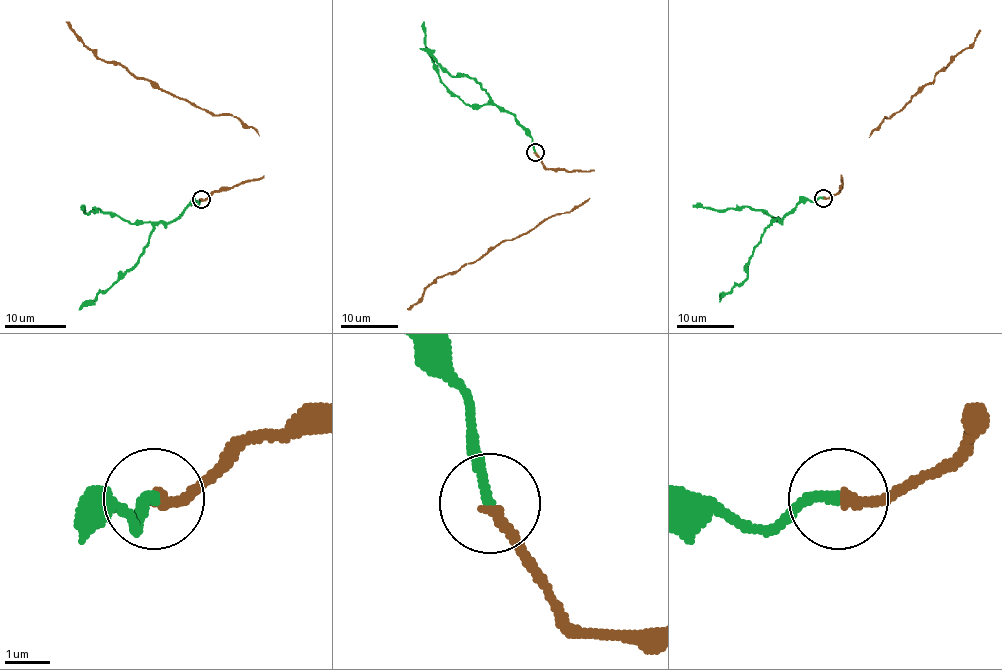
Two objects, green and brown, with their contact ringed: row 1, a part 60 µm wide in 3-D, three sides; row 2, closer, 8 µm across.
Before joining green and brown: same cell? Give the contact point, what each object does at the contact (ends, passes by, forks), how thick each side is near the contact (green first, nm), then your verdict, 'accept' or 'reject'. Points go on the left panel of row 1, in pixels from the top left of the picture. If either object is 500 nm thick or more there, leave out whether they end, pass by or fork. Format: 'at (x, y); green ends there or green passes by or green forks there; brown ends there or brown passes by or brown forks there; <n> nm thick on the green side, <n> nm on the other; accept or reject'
at (201, 199); green ends there; brown ends there; 240 nm thick on the green side, 280 nm on the other; accept

